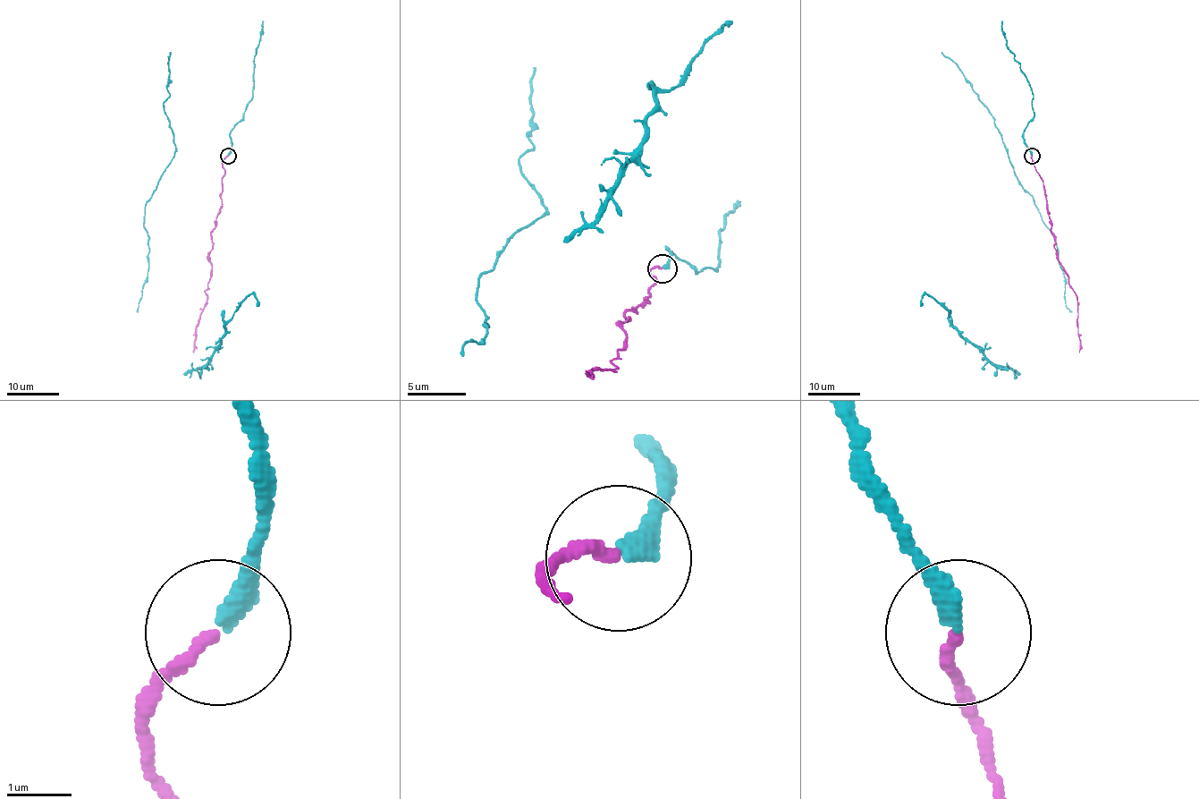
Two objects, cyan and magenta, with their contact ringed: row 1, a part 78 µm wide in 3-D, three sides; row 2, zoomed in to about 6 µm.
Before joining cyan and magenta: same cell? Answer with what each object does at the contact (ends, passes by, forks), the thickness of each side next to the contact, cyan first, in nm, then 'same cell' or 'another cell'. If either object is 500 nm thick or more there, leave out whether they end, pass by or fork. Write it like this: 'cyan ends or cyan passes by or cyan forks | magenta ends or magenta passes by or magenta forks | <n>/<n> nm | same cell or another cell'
cyan ends | magenta ends | 300/180 nm | same cell

